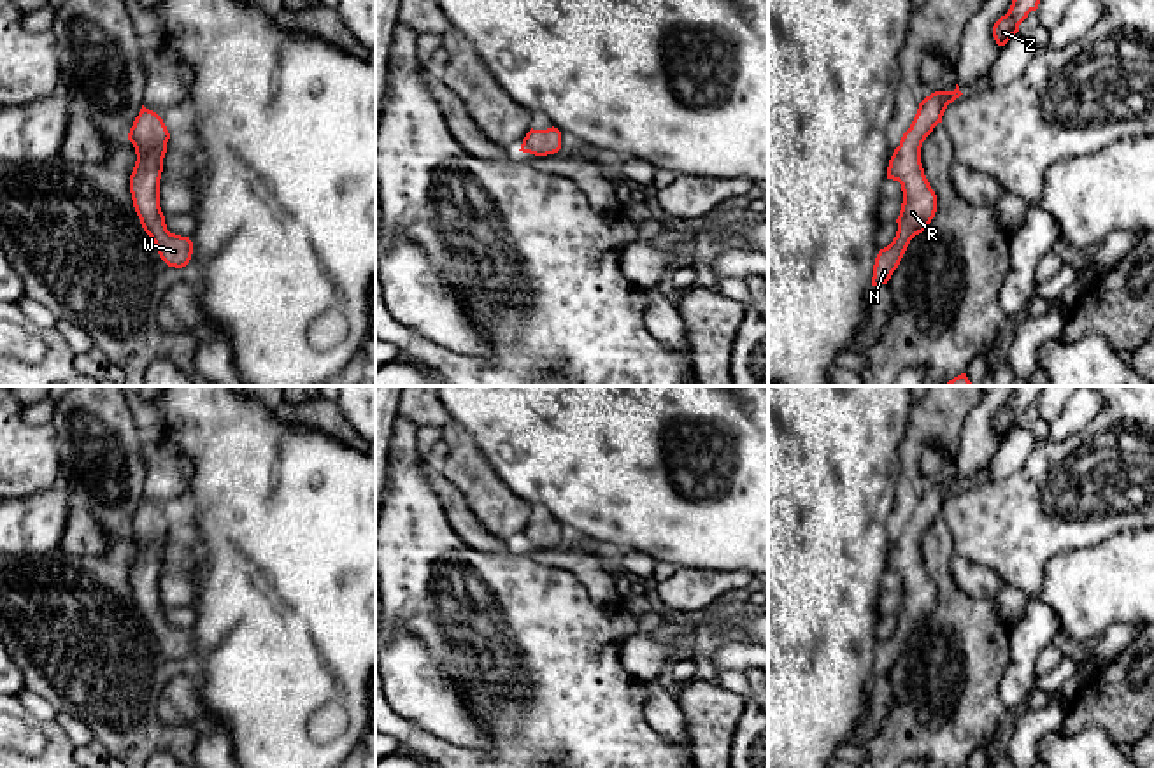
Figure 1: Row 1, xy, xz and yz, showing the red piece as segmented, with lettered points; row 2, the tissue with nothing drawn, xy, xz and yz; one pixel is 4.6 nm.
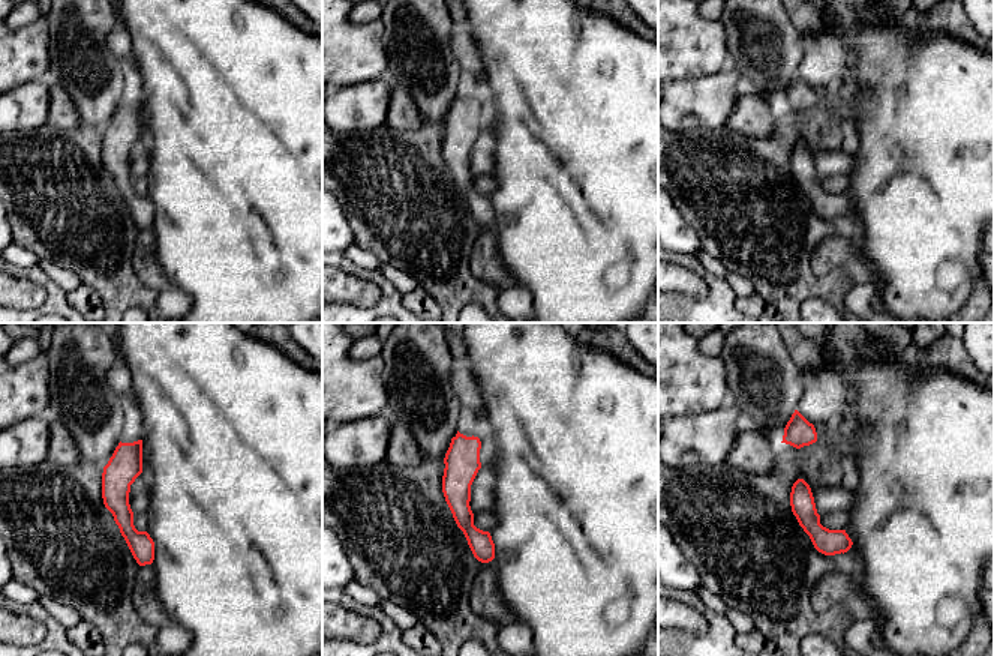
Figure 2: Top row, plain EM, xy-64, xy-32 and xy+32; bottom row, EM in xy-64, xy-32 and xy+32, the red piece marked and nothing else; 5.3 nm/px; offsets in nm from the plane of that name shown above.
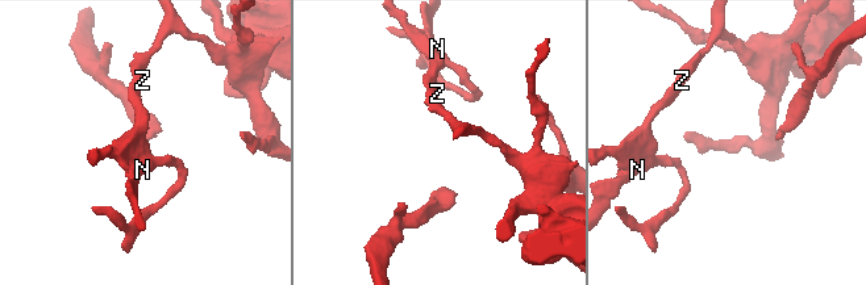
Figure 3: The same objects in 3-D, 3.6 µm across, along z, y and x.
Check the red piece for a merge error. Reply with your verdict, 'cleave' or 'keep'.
cleave

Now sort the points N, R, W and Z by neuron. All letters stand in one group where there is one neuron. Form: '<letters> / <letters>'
N R W / Z

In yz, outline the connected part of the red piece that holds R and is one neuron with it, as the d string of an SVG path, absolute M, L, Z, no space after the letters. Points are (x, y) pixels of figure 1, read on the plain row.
M908 521L889 552L887 572L901 577L903 596L896 612L896 629L875 651L872 679L887 677L910 633L922 626L935 610L937 587L921 556L921 540L926 530L926 526Z

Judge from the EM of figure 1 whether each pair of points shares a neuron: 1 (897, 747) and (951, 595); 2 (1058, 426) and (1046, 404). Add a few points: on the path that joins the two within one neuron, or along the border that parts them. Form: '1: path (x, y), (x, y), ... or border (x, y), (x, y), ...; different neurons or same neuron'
1: path (930, 709), (944, 695), (951, 665), (951, 633); same neuron
2: border (1067, 404), (1049, 425); different neurons

